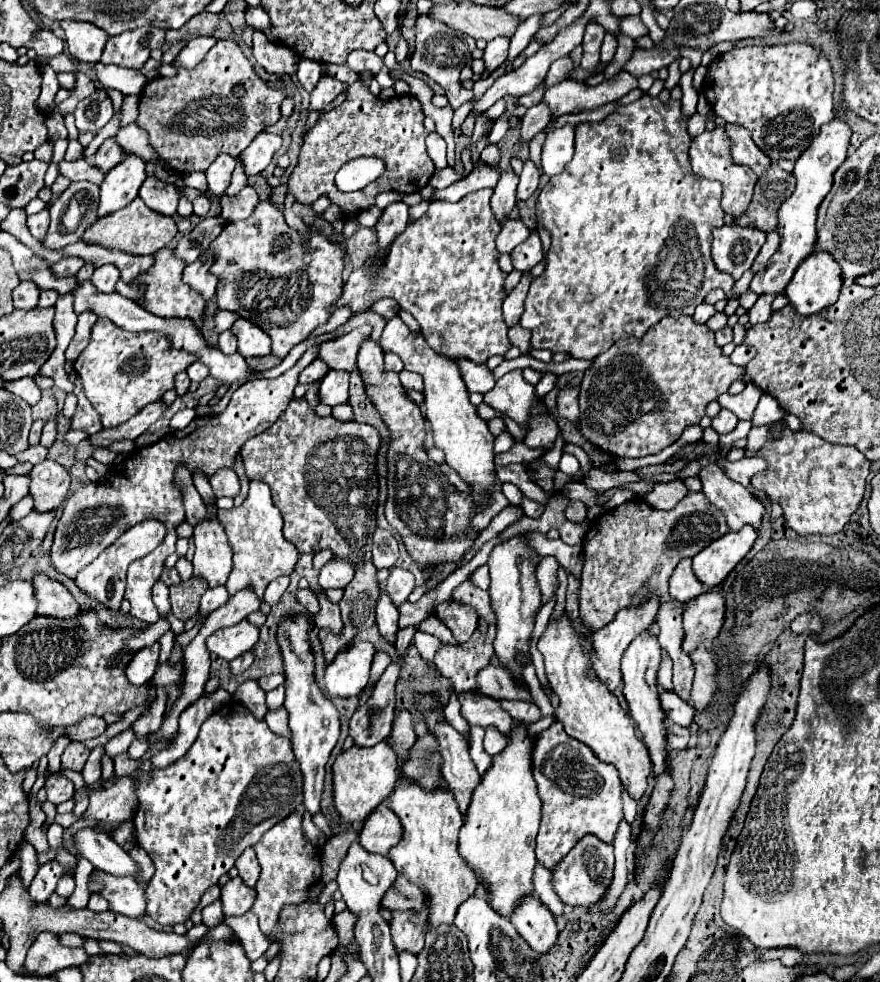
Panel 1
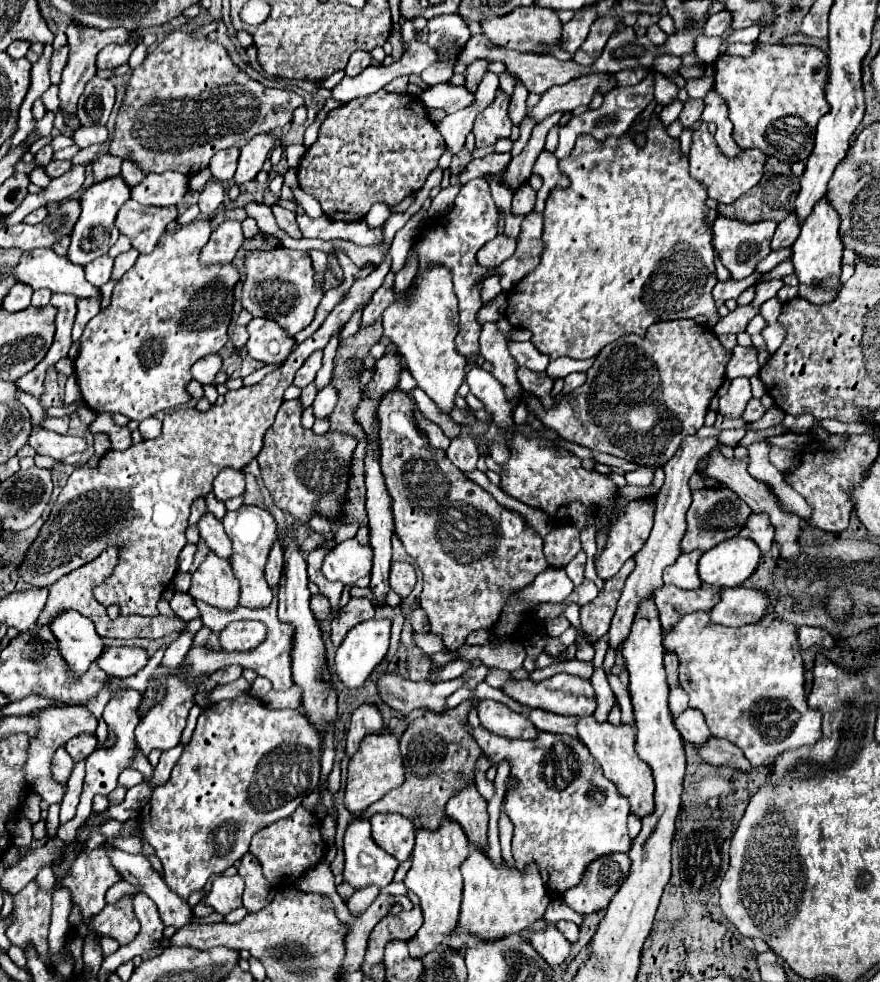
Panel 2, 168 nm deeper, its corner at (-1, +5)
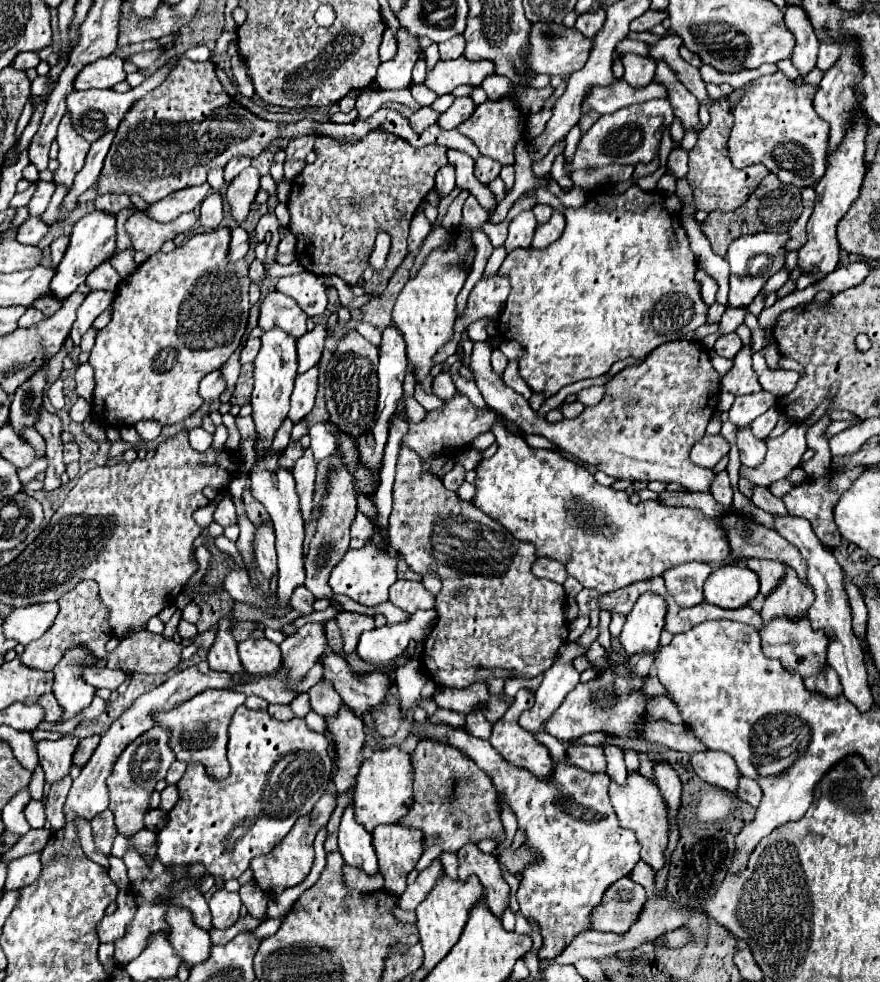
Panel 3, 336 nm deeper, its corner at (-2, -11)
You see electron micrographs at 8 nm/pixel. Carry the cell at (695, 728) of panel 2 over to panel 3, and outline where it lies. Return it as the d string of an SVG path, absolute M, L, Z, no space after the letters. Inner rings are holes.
M704 750L704 752L690 754L690 764L704 782L724 788L728 792L736 790L740 772L738 772L732 756L718 752L718 750Z

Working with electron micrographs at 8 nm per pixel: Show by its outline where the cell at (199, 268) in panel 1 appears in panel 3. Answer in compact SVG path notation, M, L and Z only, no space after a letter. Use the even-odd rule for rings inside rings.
M234 228L232 230L232 240L230 240L230 250L228 250L228 262L238 262L240 258L246 256L250 248L250 242L248 242L248 232L244 228Z

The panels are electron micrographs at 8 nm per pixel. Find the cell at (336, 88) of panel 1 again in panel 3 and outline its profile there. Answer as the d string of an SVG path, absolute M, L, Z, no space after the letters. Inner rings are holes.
M460 56L456 60L438 60L432 70L428 70L424 84L438 96L452 92L460 84L480 86L484 78L496 74L492 60L468 60Z

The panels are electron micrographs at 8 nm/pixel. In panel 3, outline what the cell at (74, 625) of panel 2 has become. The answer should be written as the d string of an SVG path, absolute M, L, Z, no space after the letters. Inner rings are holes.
M84 644L70 648L54 666L54 696L64 708L66 720L74 718L80 710L90 706L96 694L96 688L86 684L86 680L82 678L82 672L90 666L106 666L106 662L102 658L96 658Z

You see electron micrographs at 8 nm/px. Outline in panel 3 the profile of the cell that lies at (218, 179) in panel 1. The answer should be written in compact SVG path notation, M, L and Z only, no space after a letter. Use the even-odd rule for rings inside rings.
M232 158L226 166L224 166L224 180L226 184L232 182L232 178L236 178L244 168L250 166L250 158Z

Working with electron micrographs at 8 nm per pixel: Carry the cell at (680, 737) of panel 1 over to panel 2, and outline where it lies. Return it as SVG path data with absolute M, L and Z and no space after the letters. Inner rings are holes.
M711 738L703 748L697 748L697 750L699 750L701 758L705 762L709 762L711 766L729 766L739 772L751 772L749 760L729 740Z

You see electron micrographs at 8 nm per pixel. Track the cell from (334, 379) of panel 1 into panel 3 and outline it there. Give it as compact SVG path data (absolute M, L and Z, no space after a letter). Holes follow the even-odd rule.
M314 424L310 428L310 438L312 438L310 448L314 450L316 462L320 462L322 458L330 456L336 450L336 438L322 424Z

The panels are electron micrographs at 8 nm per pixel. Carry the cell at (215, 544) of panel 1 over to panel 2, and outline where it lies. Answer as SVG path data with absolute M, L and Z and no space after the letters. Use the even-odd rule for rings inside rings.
M209 552L193 574L189 594L215 608L235 610L239 606L239 582L231 572L231 564Z

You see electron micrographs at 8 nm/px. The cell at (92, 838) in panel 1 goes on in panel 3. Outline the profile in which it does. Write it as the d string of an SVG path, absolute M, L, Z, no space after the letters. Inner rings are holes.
M182 906L166 908L166 922L170 926L168 940L172 948L180 954L180 958L186 964L204 962L210 952L212 942L210 942L208 932L194 924L190 910Z

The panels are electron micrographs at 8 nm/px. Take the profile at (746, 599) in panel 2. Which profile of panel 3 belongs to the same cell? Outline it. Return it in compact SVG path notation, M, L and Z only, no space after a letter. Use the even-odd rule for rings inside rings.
M772 618L768 622L762 622L760 628L760 638L762 638L762 652L764 656L772 656L778 658L782 664L788 664L788 668L796 668L802 676L812 676L818 674L824 664L826 664L826 636L824 632L816 632L810 628L808 620L802 618Z

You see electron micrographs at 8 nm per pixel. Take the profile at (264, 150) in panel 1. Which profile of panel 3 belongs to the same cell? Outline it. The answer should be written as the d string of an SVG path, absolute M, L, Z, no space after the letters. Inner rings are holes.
M250 166L242 174L238 174L232 180L232 184L228 184L226 202L232 208L234 220L238 220L238 222L246 220L246 214L248 214L250 204L254 202L258 190L260 190L260 174L254 166Z

